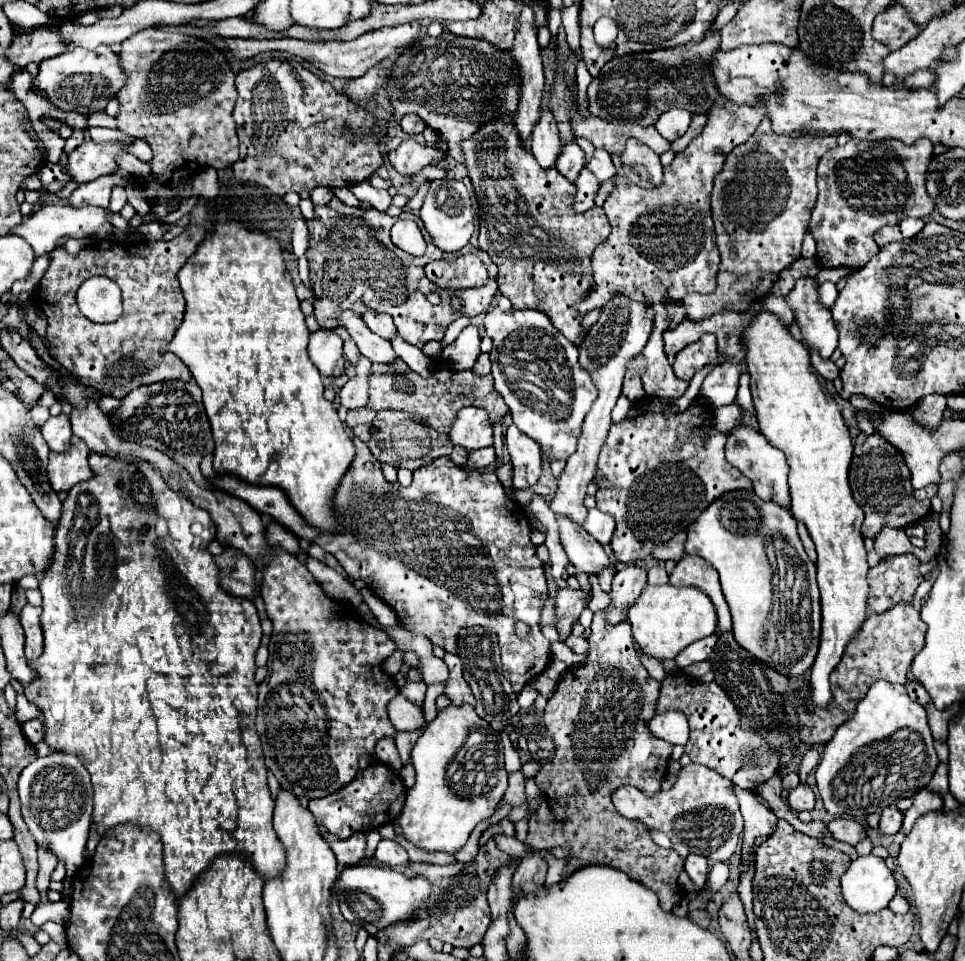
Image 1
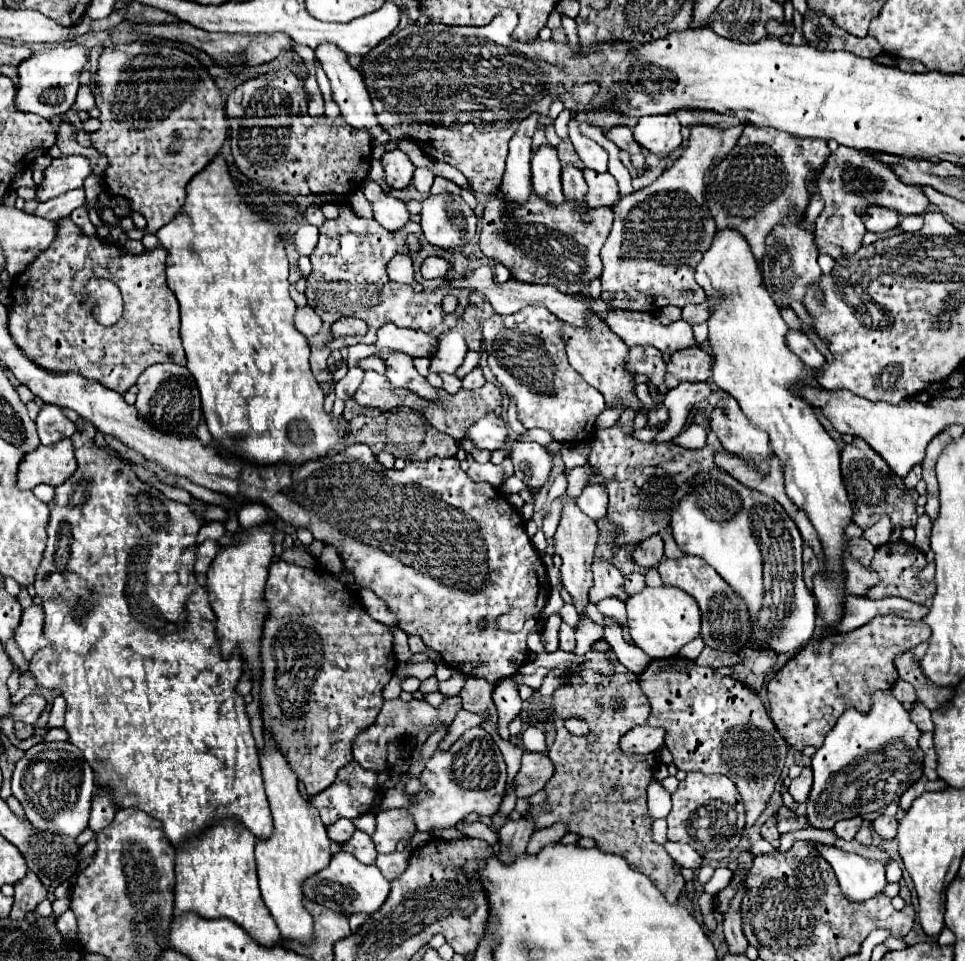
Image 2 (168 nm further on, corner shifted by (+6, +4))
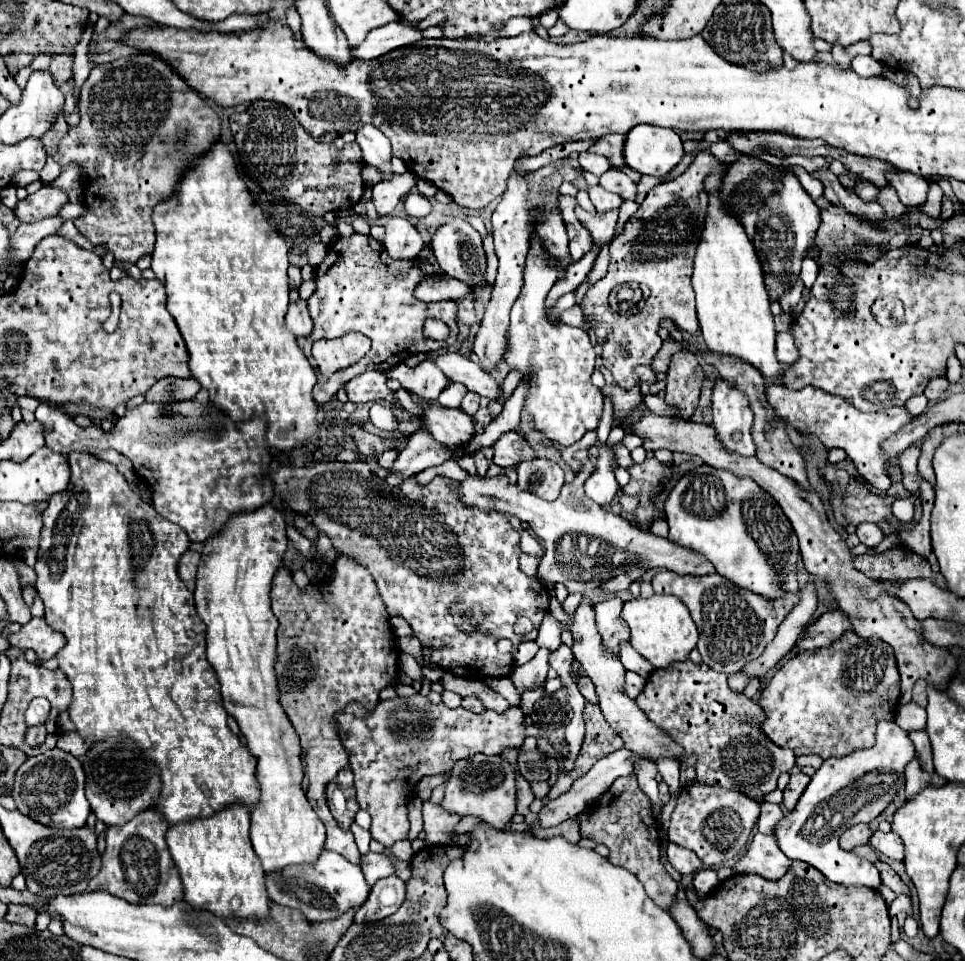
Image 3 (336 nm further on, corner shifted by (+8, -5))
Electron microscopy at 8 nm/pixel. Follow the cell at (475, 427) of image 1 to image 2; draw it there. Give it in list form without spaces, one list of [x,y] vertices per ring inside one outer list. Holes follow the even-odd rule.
[[[487,414],[485,418],[481,418],[477,424],[473,424],[467,430],[467,436],[475,442],[475,446],[495,452],[495,450],[503,448],[503,444],[507,442],[509,428],[503,418],[499,418],[495,414]]]

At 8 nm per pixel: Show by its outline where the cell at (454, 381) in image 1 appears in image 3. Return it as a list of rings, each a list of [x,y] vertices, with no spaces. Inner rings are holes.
[[[365,371],[363,375],[353,377],[345,385],[345,391],[347,391],[347,397],[357,405],[367,401],[387,401],[395,407],[401,407],[401,403],[395,397],[395,391],[387,387],[385,373],[381,371]]]

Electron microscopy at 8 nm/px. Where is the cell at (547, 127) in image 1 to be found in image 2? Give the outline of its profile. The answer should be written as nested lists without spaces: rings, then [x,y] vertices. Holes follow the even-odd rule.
[[[541,146],[531,160],[533,172],[533,192],[537,192],[545,202],[559,204],[563,202],[561,190],[561,164],[557,150],[553,146]]]

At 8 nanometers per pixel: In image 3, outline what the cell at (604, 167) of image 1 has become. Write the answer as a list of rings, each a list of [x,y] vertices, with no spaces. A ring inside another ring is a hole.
[[[589,151],[579,155],[579,165],[581,165],[583,171],[593,173],[595,177],[601,177],[601,175],[611,167],[605,157],[601,157],[601,155],[597,155],[597,153],[589,153]]]

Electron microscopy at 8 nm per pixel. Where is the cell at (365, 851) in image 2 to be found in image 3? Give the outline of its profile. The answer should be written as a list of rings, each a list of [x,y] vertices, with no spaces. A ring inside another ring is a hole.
[[[373,851],[361,855],[361,869],[365,871],[365,879],[369,885],[375,885],[377,879],[383,879],[383,877],[389,877],[391,873],[395,873],[391,859],[387,855],[373,853]]]

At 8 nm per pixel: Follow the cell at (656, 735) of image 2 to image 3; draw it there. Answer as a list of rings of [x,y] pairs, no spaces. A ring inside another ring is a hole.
[[[621,747],[617,751],[613,751],[611,755],[605,755],[603,759],[599,759],[583,777],[579,777],[573,787],[563,793],[559,799],[553,799],[549,801],[539,813],[537,813],[537,819],[539,819],[539,825],[541,827],[555,827],[575,815],[579,815],[585,807],[589,807],[589,803],[593,803],[595,795],[601,795],[601,791],[607,791],[611,787],[611,783],[617,779],[617,777],[623,777],[623,775],[631,775],[633,773],[633,767],[635,767],[635,761],[643,759],[639,753],[633,753],[629,751],[627,747]]]

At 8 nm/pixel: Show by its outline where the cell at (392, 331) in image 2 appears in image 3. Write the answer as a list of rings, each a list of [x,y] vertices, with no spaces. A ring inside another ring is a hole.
[[[427,353],[419,355],[423,359],[431,359],[451,381],[463,383],[469,391],[475,391],[483,397],[491,397],[497,401],[503,401],[499,395],[499,383],[487,375],[475,361],[471,361],[465,355],[459,353]]]

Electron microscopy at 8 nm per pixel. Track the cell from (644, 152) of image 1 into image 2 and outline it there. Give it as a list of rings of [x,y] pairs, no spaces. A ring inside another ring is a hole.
[[[627,126],[609,128],[609,130],[605,132],[605,136],[607,136],[619,150],[625,150],[625,152],[629,152],[629,154],[639,154],[639,152],[641,152],[641,146],[635,142],[633,132],[631,132],[631,128],[627,128]]]

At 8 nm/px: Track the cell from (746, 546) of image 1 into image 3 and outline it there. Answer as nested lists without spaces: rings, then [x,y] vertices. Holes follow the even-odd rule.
[[[709,465],[691,469],[675,483],[665,499],[665,519],[669,523],[669,541],[705,557],[715,567],[715,573],[727,581],[733,581],[737,587],[743,587],[765,599],[777,599],[799,591],[797,535],[777,501],[761,491],[761,487],[757,487],[757,483],[751,479],[737,479],[733,473],[717,471]]]

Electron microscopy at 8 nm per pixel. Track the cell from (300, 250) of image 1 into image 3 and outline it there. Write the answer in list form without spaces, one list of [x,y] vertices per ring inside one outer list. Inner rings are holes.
[[[313,243],[309,249],[307,249],[307,261],[311,267],[317,267],[327,255],[327,245],[325,243]]]

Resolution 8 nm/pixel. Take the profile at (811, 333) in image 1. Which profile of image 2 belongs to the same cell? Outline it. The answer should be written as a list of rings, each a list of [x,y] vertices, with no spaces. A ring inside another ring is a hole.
[[[805,216],[799,220],[799,226],[775,226],[767,236],[767,254],[763,258],[763,282],[771,292],[771,298],[777,306],[789,306],[793,300],[803,300],[811,282],[819,280],[821,268],[817,264],[819,250],[813,240],[815,226],[805,222]]]

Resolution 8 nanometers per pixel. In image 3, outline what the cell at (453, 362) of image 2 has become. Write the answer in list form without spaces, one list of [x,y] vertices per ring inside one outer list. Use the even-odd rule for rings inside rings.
[[[421,361],[415,369],[410,369],[404,362],[386,372],[388,378],[401,381],[401,385],[409,391],[417,391],[417,395],[425,399],[437,399],[439,393],[447,387],[449,379],[437,369],[431,361]]]

